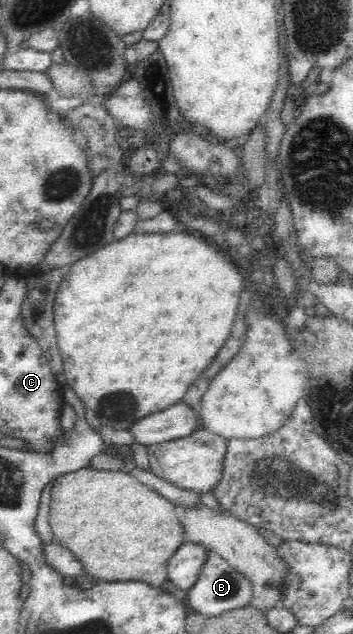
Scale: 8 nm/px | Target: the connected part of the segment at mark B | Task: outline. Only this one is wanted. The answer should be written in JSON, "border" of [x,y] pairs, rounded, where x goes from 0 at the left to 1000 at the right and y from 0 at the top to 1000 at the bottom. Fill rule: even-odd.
{"border":[[[589,868],[586,883],[575,890],[564,912],[552,923],[527,934],[521,951],[530,954],[533,965],[603,975],[632,968],[640,962],[666,962],[700,954],[717,942],[714,921],[703,912],[612,871]]]}

